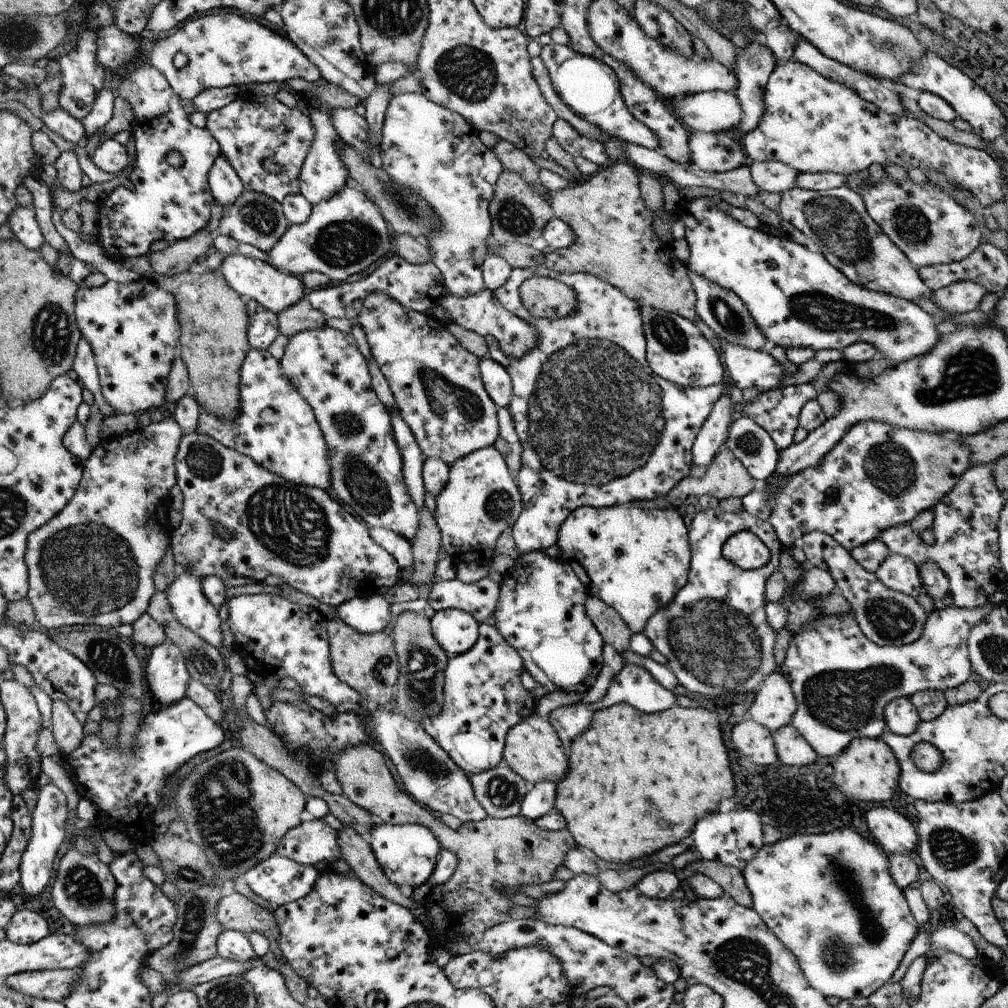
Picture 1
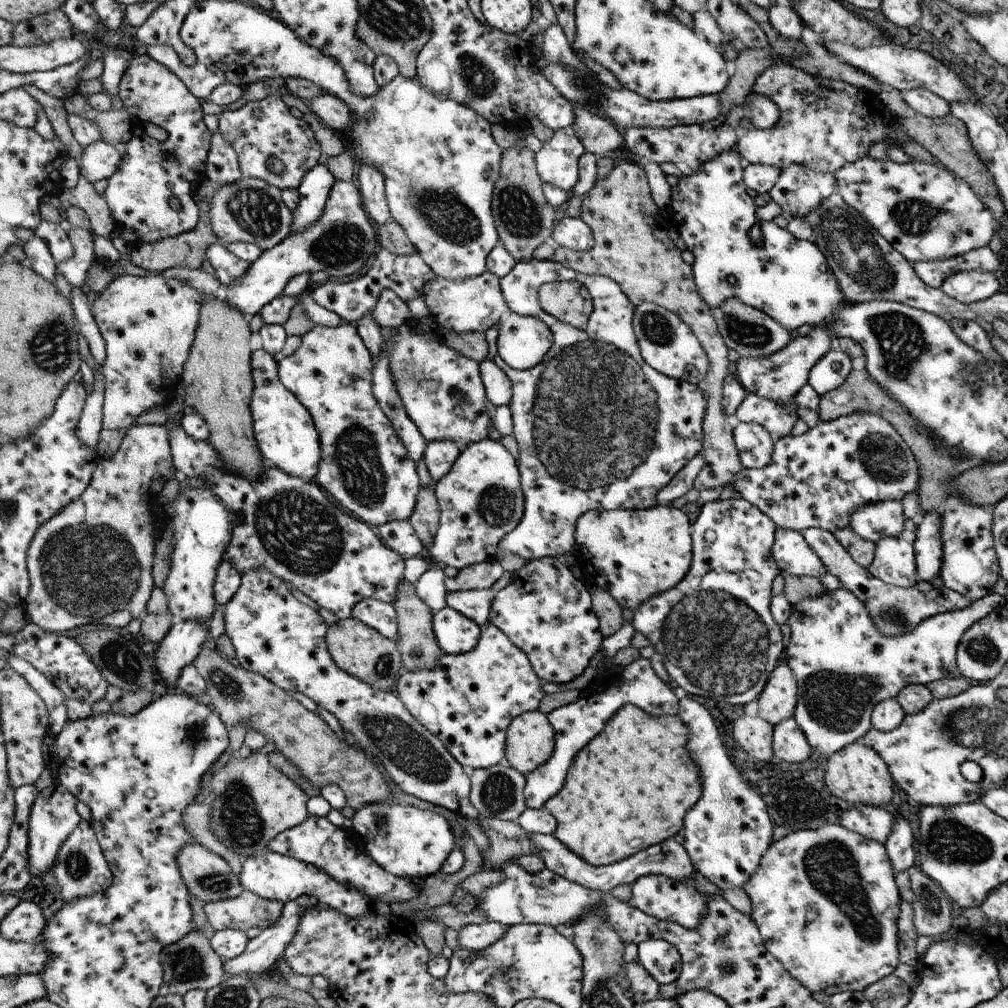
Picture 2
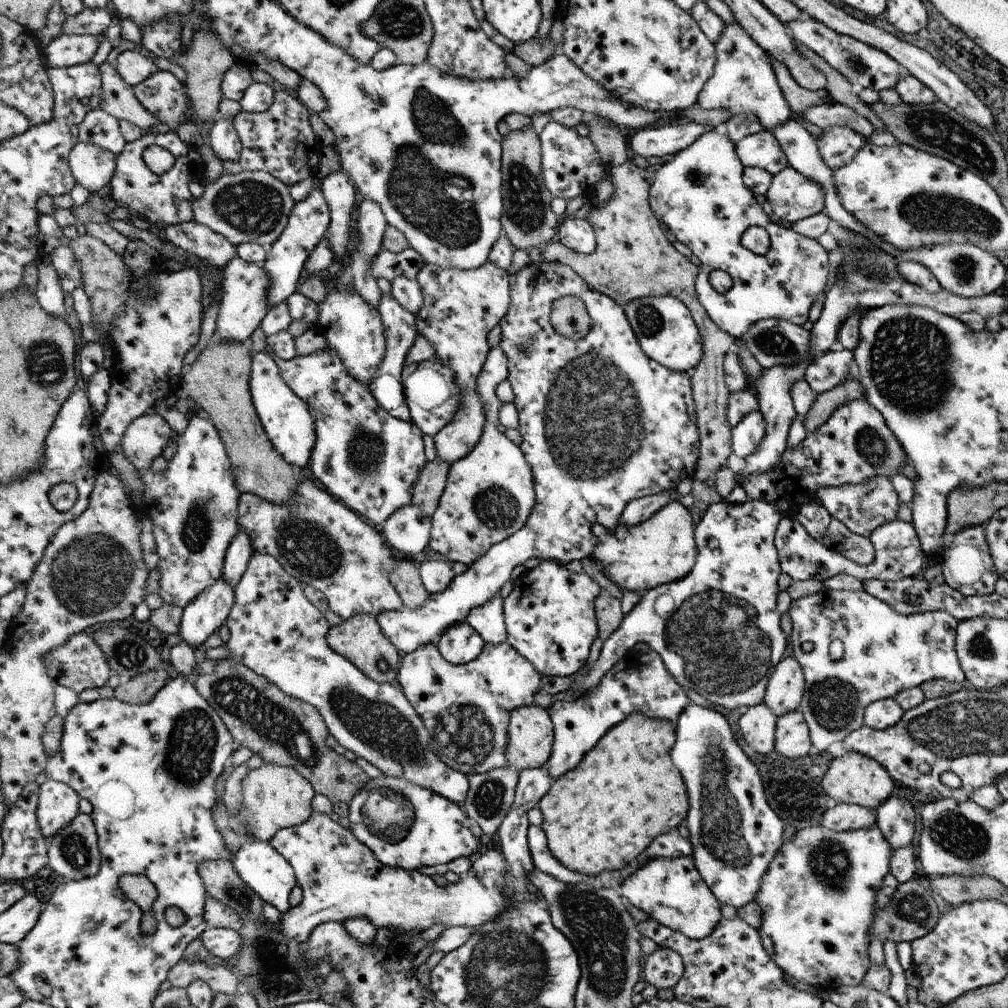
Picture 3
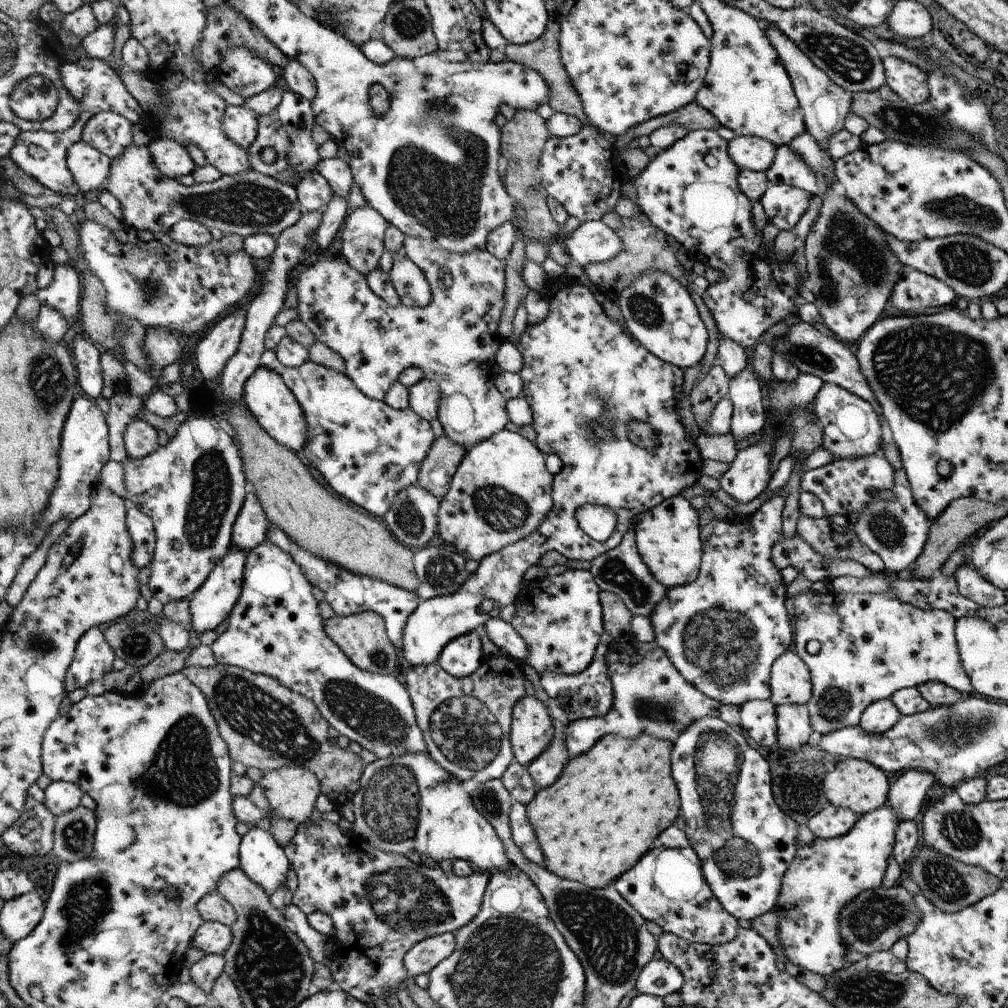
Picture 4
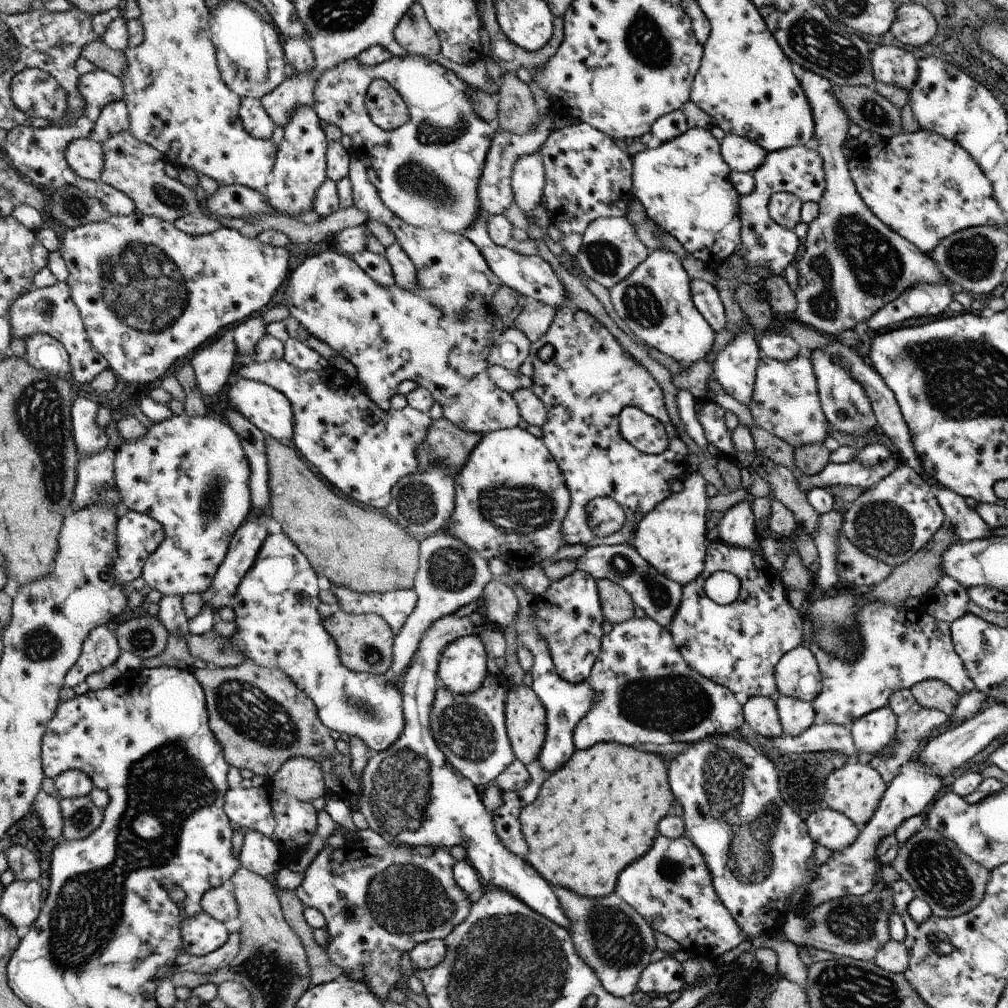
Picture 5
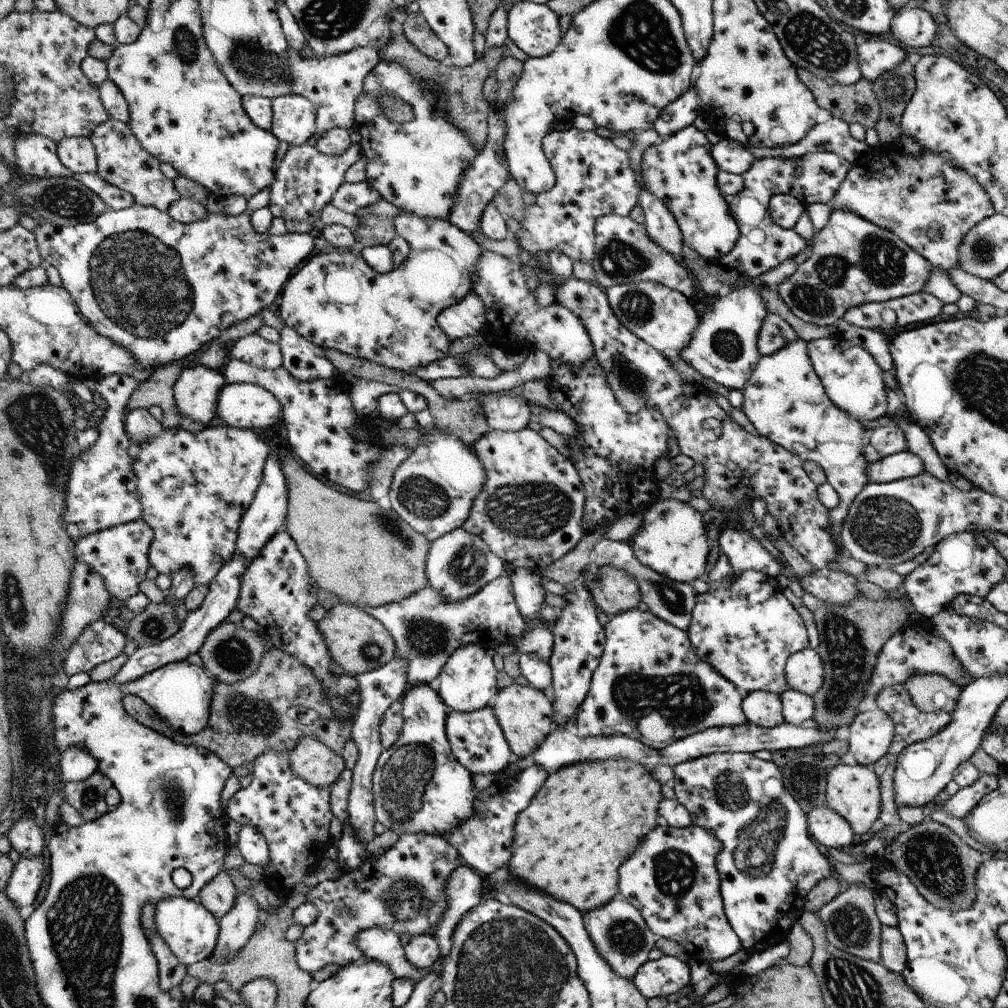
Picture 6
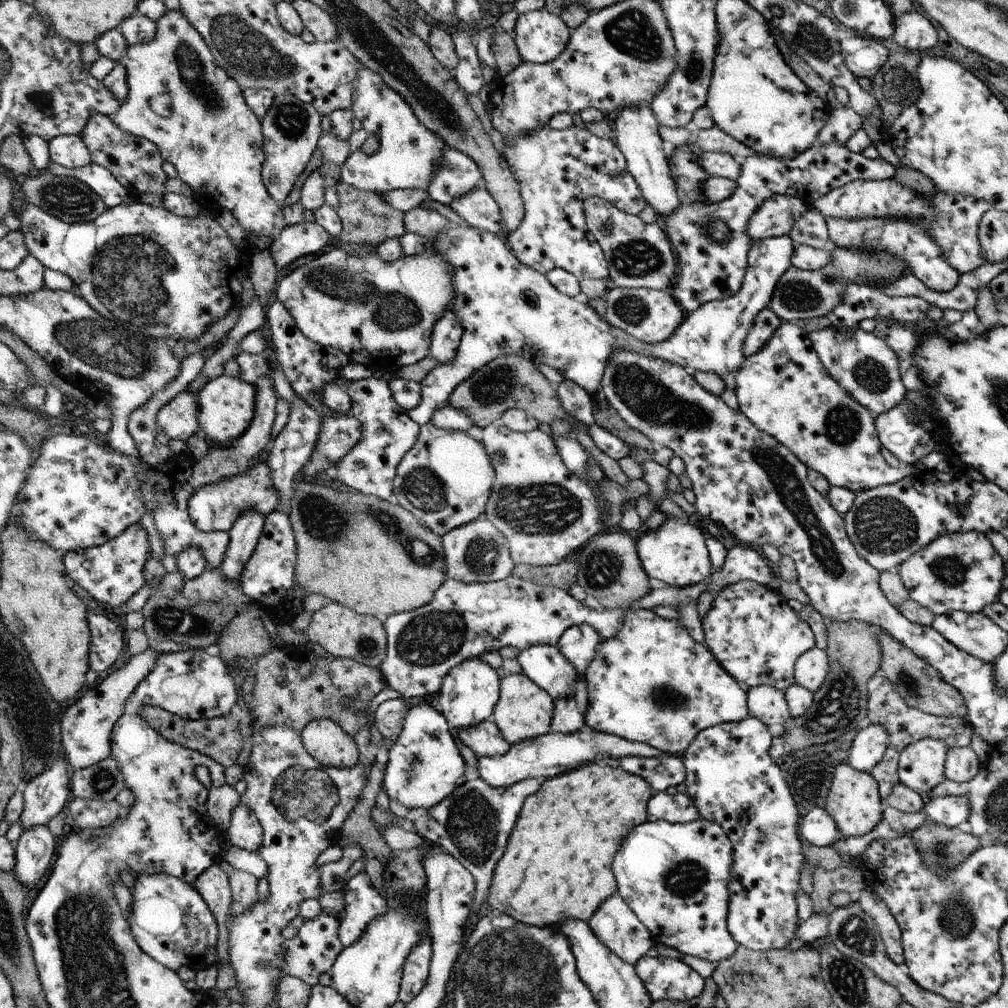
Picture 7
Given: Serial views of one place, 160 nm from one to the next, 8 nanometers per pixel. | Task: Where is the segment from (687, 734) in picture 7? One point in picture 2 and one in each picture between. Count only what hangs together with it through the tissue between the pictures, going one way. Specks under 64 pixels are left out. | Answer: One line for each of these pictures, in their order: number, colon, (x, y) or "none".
2: (576, 723)
3: (641, 683)
4: (651, 697)
5: (646, 692)
6: (649, 668)

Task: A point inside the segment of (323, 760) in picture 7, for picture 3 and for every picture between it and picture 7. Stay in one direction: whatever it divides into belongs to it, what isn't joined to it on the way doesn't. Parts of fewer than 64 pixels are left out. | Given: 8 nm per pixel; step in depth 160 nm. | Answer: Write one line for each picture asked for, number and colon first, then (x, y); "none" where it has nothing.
3: (274, 797)
4: (292, 792)
5: (301, 778)
6: (311, 760)

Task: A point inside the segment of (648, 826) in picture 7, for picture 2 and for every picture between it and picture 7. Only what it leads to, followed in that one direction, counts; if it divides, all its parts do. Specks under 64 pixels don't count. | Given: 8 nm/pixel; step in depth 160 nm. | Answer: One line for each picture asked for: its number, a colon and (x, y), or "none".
2: (660, 896)
3: (671, 891)
4: (669, 888)
5: (671, 886)
6: (674, 883)

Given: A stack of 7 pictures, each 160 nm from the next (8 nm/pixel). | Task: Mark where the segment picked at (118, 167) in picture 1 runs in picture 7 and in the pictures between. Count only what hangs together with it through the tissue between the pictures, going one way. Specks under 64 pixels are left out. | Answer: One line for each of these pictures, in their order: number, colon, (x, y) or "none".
2: (100, 160)
3: (91, 166)
4: (90, 168)
5: (85, 157)
6: (78, 154)
7: (70, 151)

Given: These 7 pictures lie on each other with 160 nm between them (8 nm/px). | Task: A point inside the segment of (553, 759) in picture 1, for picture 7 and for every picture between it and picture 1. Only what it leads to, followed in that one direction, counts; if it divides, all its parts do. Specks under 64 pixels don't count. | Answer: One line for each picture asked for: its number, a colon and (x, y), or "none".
2: (530, 741)
3: (530, 732)
4: (532, 727)
5: (526, 716)
6: (526, 714)
7: (525, 711)

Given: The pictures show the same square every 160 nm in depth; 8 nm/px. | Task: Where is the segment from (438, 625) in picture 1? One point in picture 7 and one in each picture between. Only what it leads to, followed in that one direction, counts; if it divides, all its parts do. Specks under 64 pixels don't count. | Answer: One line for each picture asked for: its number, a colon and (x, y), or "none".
2: (456, 633)
3: (460, 643)
4: (462, 657)
5: (462, 669)
6: (468, 680)
7: (470, 691)

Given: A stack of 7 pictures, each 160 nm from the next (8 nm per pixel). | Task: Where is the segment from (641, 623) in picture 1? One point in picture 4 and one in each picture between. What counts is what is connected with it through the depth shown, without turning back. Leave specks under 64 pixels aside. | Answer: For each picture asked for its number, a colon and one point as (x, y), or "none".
2: (634, 554)
3: (661, 549)
4: (668, 541)

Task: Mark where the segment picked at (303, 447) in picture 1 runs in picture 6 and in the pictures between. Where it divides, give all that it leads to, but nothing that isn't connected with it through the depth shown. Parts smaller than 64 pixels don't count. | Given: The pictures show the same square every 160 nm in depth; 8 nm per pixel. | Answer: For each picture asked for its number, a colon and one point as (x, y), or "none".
2: (287, 437)
3: (291, 427)
4: (266, 395)
5: (269, 409)
6: (247, 406)

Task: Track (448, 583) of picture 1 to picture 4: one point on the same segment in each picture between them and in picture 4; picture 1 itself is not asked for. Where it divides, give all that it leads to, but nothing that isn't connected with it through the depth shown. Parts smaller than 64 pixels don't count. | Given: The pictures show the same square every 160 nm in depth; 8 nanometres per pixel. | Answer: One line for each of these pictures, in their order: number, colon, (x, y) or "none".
2: (475, 604)
3: (488, 619)
4: (503, 635)

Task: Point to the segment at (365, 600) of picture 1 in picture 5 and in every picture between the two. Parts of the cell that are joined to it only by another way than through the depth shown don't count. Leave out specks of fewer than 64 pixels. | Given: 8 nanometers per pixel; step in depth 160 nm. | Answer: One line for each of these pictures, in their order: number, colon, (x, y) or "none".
2: (380, 615)
3: (602, 424)
4: (585, 379)
5: (410, 794)

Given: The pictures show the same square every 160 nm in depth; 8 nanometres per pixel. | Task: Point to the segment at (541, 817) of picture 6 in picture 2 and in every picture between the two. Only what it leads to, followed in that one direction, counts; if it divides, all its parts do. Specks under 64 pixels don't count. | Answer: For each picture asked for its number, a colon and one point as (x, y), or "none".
2: (629, 789)
3: (600, 816)
4: (600, 817)
5: (600, 812)

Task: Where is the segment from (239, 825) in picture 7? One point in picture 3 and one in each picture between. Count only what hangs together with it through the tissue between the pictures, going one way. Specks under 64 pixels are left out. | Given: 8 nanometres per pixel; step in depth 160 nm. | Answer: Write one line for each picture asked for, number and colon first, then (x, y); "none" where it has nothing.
3: (260, 865)
4: (264, 861)
5: (260, 854)
6: (255, 849)

